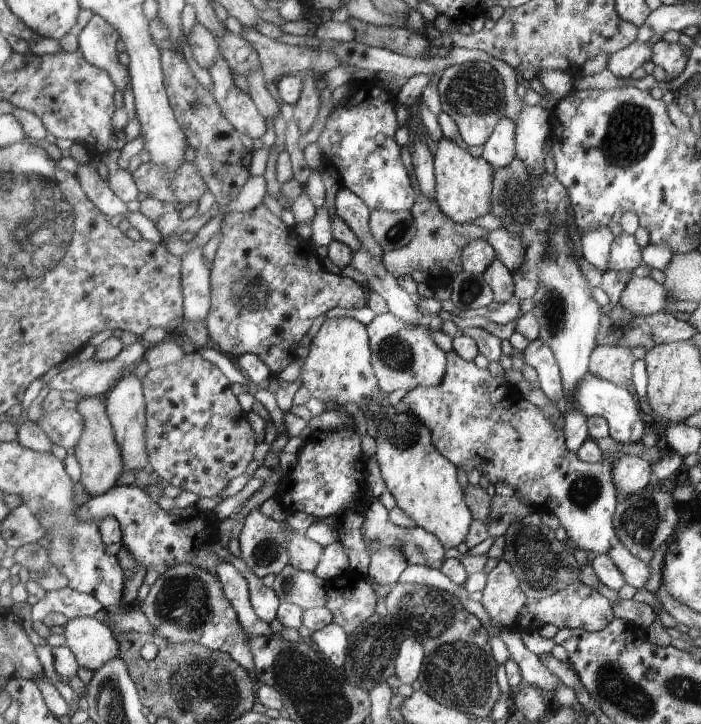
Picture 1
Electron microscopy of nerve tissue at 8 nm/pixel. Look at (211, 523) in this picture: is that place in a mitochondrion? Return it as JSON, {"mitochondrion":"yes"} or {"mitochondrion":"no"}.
{"mitochondrion":"no"}

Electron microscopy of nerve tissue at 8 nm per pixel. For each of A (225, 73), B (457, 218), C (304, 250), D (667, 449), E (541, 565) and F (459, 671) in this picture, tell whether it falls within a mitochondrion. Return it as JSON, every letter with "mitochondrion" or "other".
{"A":"other","B":"other","C":"other","D":"other","E":"mitochondrion","F":"mitochondrion"}

